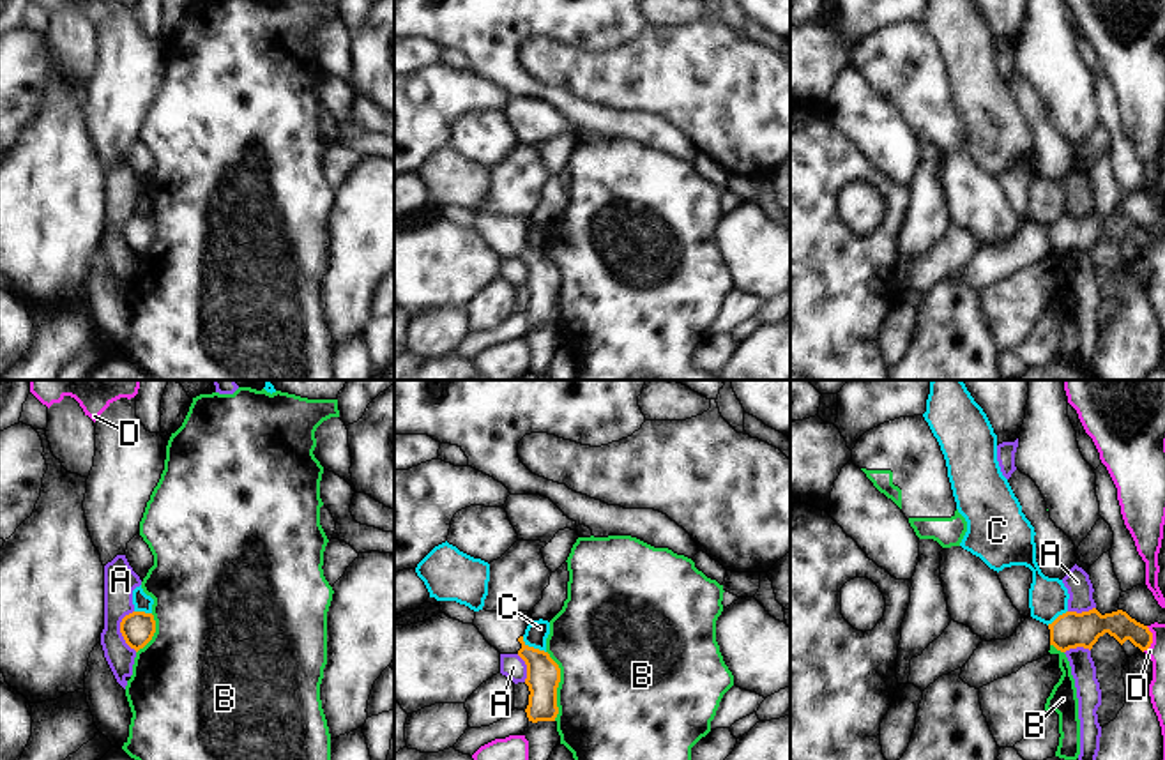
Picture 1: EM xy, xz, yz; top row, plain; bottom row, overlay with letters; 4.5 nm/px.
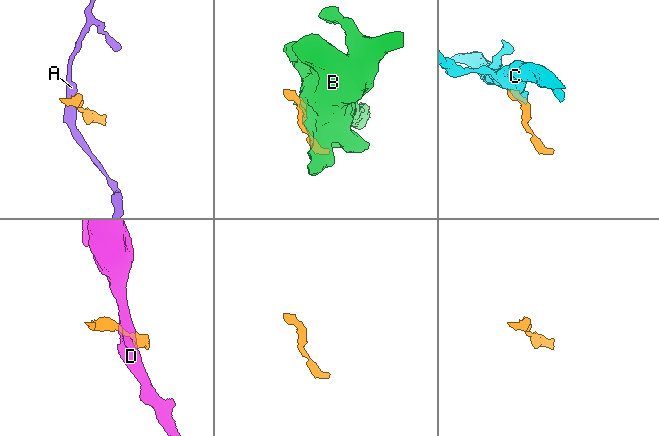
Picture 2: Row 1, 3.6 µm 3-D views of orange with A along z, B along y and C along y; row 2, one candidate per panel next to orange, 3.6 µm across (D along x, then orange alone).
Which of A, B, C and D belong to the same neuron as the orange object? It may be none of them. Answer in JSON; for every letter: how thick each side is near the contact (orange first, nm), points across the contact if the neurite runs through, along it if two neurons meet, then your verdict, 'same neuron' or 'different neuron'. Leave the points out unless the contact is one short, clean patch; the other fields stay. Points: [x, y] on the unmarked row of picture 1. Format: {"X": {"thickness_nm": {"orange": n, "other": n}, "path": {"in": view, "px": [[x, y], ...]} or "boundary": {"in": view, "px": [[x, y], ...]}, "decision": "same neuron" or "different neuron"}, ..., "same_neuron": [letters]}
{"A": {"thickness_nm": {"orange": 150, "other": 150}, "boundary": {"in": "xy", "px": [[133, 214], [122, 223], [121, 239], [137, 255]]}, "decision": "different neuron"}, "B": {"thickness_nm": {"orange": 160, "other": 480}, "boundary": {"in": "xz", "px": [[547, 255], [559, 273], [555, 324]]}, "decision": "different neuron"}, "C": {"thickness_nm": {"orange": 160, "other": 110}, "boundary": {"in": "xz", "px": [[522, 241], [529, 250], [545, 257]]}, "decision": "different neuron"}, "D": {"thickness_nm": {"orange": 120, "other": 80}, "boundary": {"in": "yz", "px": [[1148, 230], [1151, 248], [1142, 255]]}, "decision": "different neuron"}, "same_neuron": []}

